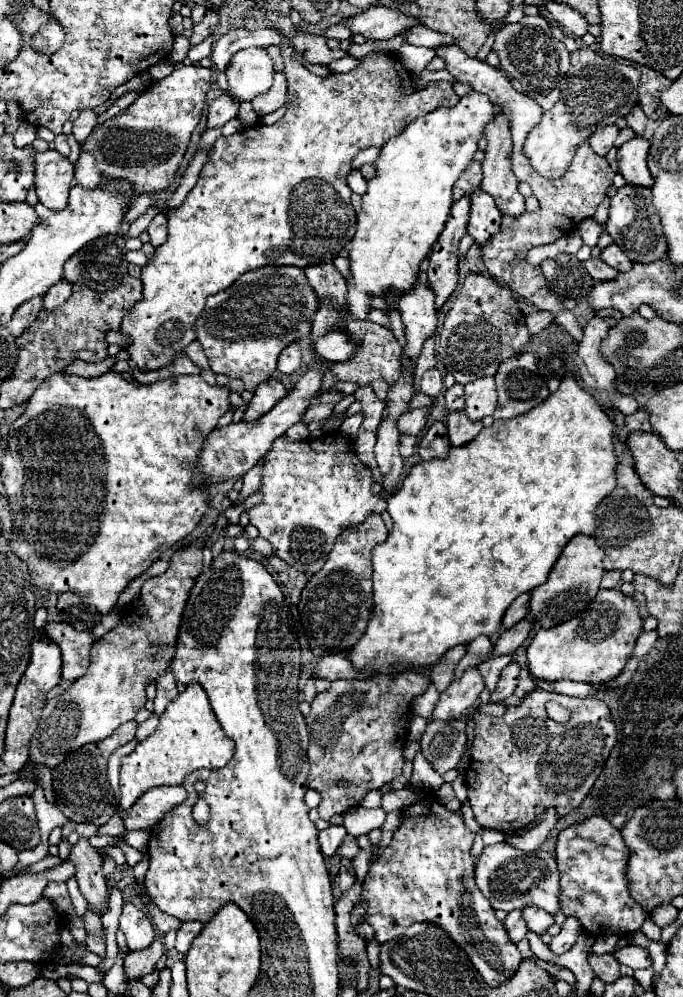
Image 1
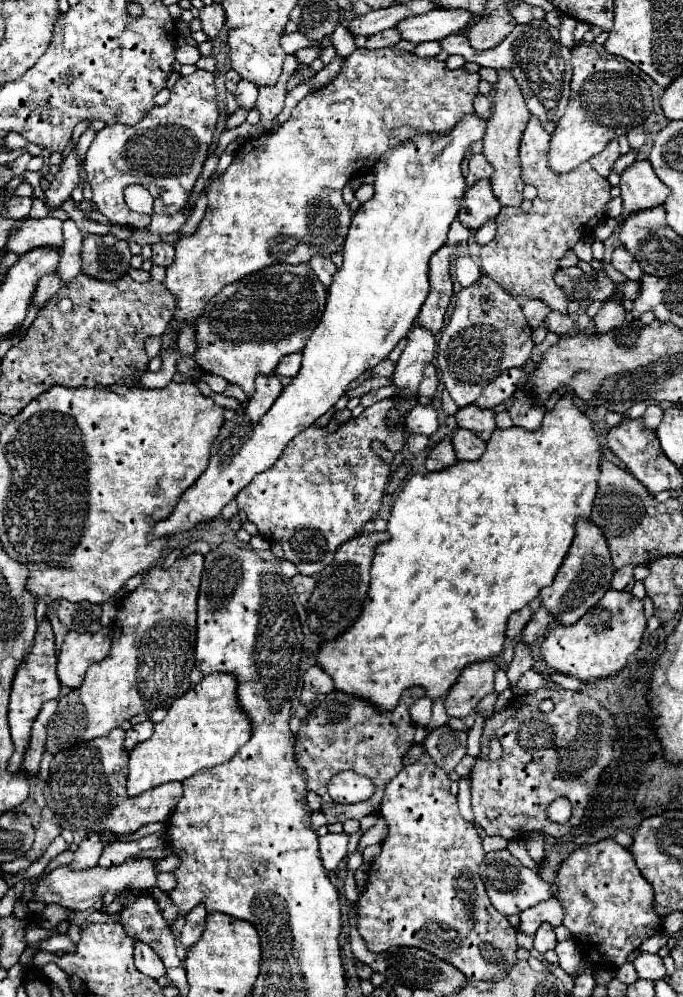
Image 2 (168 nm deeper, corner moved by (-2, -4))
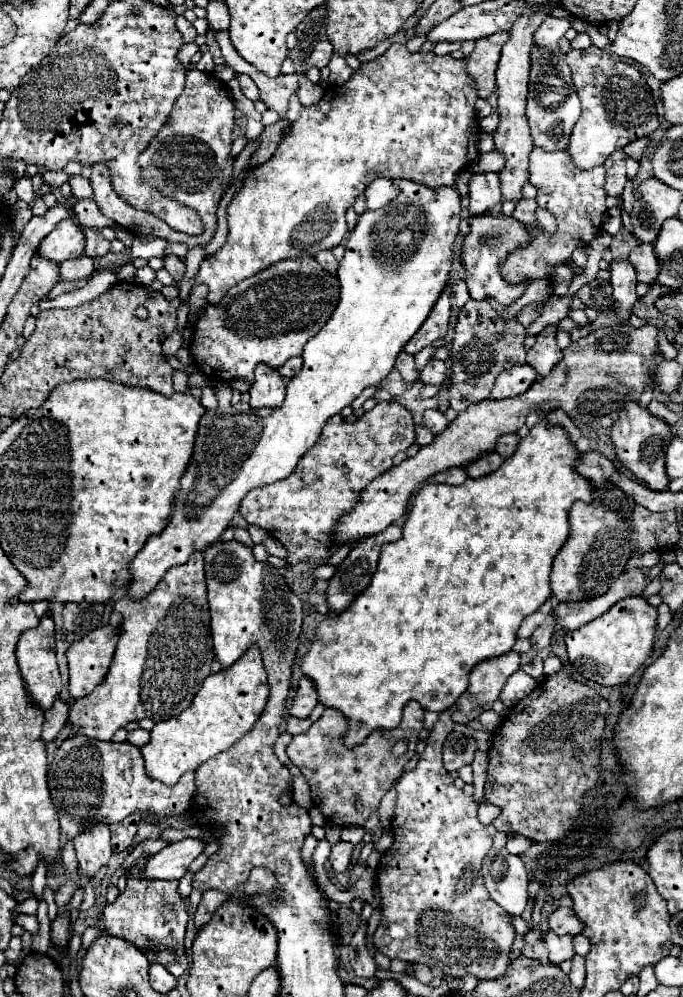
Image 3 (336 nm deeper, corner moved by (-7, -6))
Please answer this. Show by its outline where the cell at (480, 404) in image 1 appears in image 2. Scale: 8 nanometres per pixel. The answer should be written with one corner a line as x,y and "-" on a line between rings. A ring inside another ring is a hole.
510,369
496,377
496,381
488,383
482,391
482,395
476,399
476,405
480,409
496,409
498,405
504,405
508,399
512,399
514,391
518,389
520,379
524,377
522,369

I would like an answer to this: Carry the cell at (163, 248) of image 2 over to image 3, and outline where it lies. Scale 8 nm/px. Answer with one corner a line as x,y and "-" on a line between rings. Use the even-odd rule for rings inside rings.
165,257
165,269
171,273
175,281
181,281
185,275
185,263
177,257

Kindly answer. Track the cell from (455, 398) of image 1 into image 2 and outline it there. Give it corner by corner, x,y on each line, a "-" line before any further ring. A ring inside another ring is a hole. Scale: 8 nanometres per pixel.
470,405
470,407
460,407
454,415
456,419
456,425
458,427
464,427
464,429
470,429
474,433
478,433
480,439
488,441
492,431
496,429
496,423
494,423
494,411
486,411
486,409
478,409
476,405

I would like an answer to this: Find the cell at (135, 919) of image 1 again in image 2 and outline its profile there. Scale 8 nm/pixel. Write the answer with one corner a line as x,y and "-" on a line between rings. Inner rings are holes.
134,941
134,961
136,961
136,969
152,979
158,979
166,973
162,959
158,959
154,949
142,941

